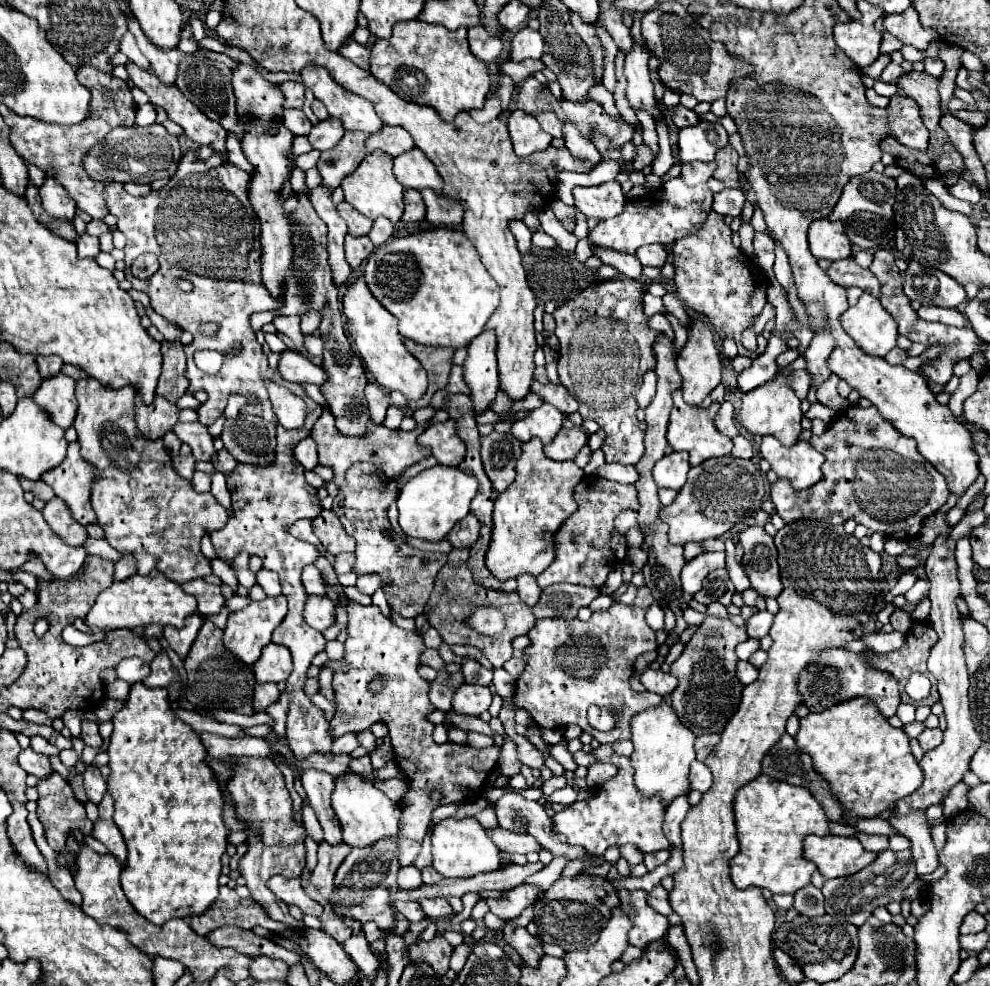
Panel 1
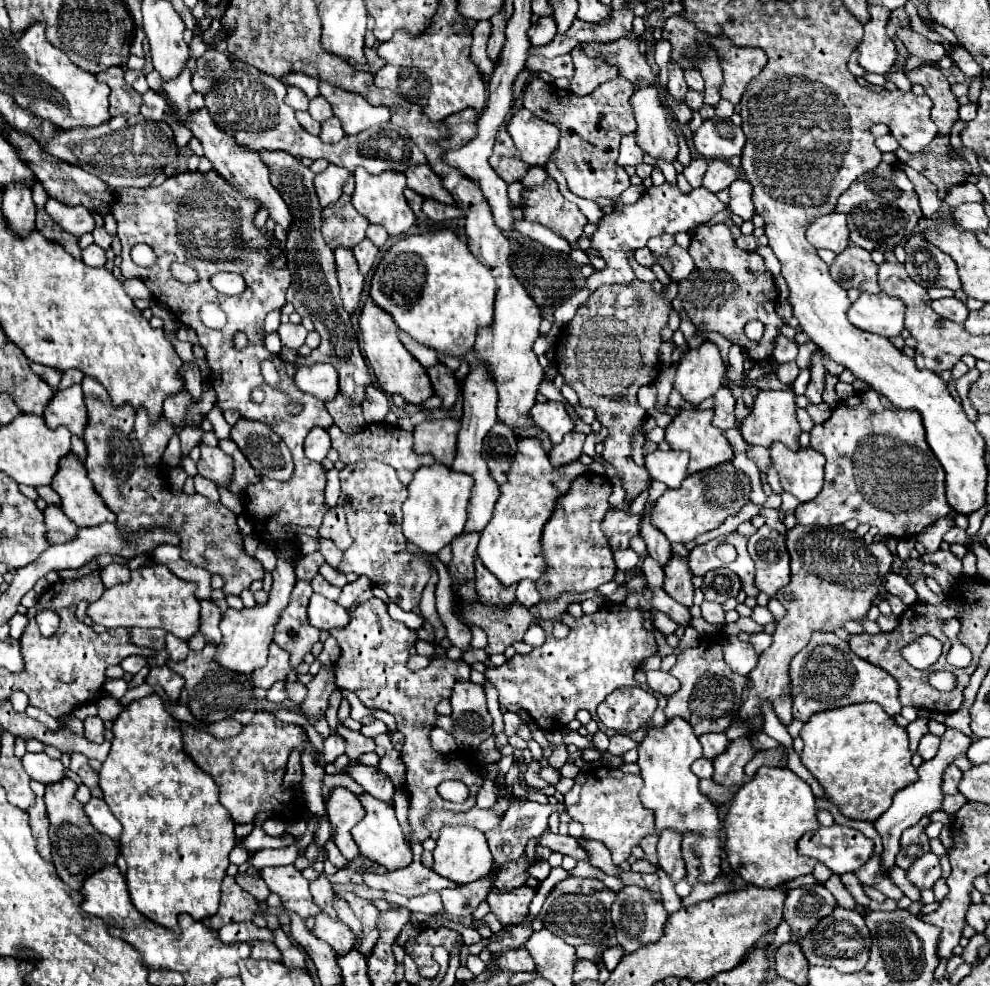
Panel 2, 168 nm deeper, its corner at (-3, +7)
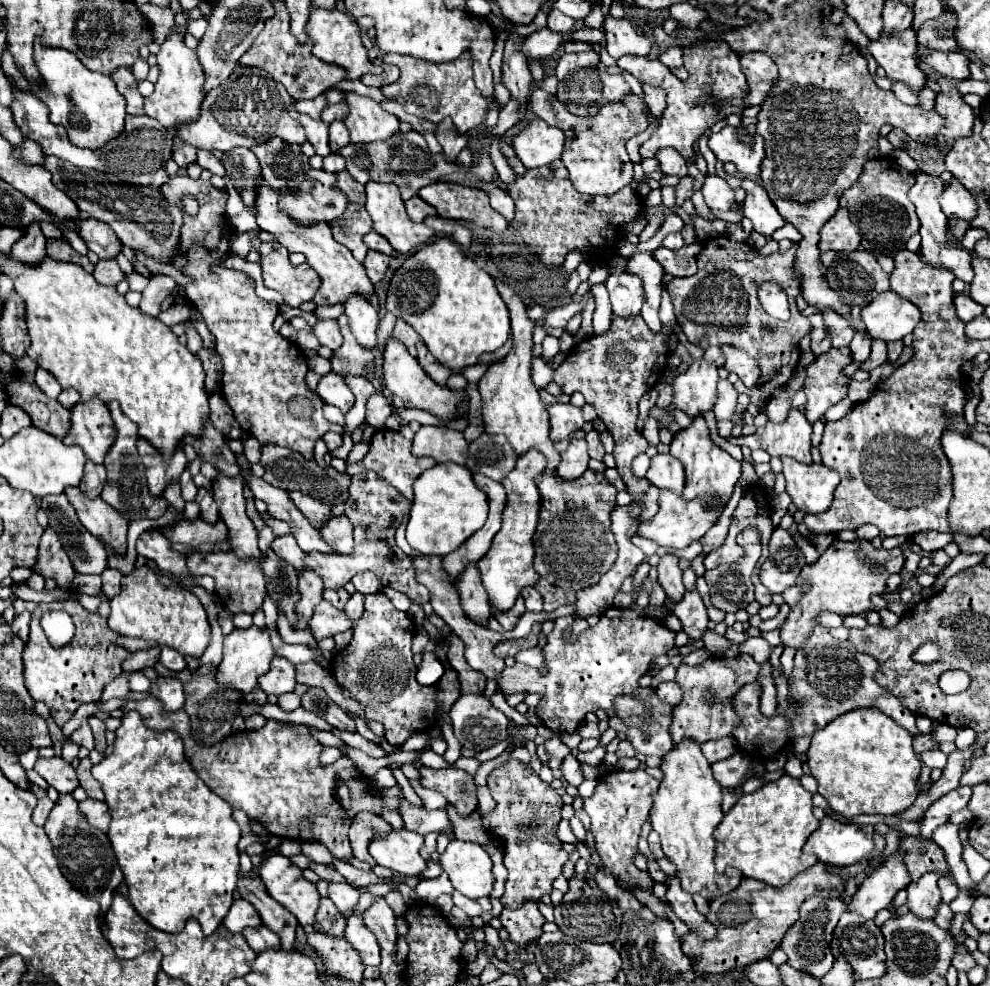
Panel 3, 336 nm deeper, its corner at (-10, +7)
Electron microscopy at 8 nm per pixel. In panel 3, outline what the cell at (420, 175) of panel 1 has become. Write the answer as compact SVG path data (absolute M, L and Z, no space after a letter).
M434 182L424 186L418 196L434 206L444 218L472 222L496 234L502 234L508 228L508 220L492 210L488 196L478 188L468 188L452 182Z

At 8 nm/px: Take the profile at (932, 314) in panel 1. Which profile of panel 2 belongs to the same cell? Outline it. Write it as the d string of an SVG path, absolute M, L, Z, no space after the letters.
M951 296L951 298L941 298L941 300L933 300L933 302L931 302L931 308L933 308L939 316L949 318L949 320L953 320L953 322L965 322L965 318L967 318L967 314L969 314L965 302L959 300L959 298L955 298L955 296Z

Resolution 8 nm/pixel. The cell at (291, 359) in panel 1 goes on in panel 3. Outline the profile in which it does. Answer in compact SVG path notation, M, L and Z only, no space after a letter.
M330 372L328 376L324 376L318 384L318 396L326 402L332 404L336 408L342 410L342 414L346 414L352 406L354 406L354 394L352 390L344 384L344 380L340 378L340 374Z

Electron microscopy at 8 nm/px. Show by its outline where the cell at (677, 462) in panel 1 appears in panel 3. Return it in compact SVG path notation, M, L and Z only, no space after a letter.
M656 454L650 460L650 468L646 472L646 478L658 488L668 488L674 494L682 494L684 466L680 460L672 458L670 454Z

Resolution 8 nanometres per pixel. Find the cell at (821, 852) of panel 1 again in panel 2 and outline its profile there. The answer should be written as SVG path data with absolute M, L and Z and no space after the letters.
M831 826L831 828L819 828L817 832L805 834L799 844L797 844L799 854L803 856L811 856L817 858L819 862L823 862L833 874L845 874L845 872L855 872L859 870L871 856L873 856L873 842L859 830L849 828L849 826Z

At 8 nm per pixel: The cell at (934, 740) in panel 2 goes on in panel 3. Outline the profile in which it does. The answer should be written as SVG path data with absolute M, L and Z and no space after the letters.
M928 750L924 754L920 754L922 762L928 766L928 768L944 768L946 766L946 754L942 750Z

